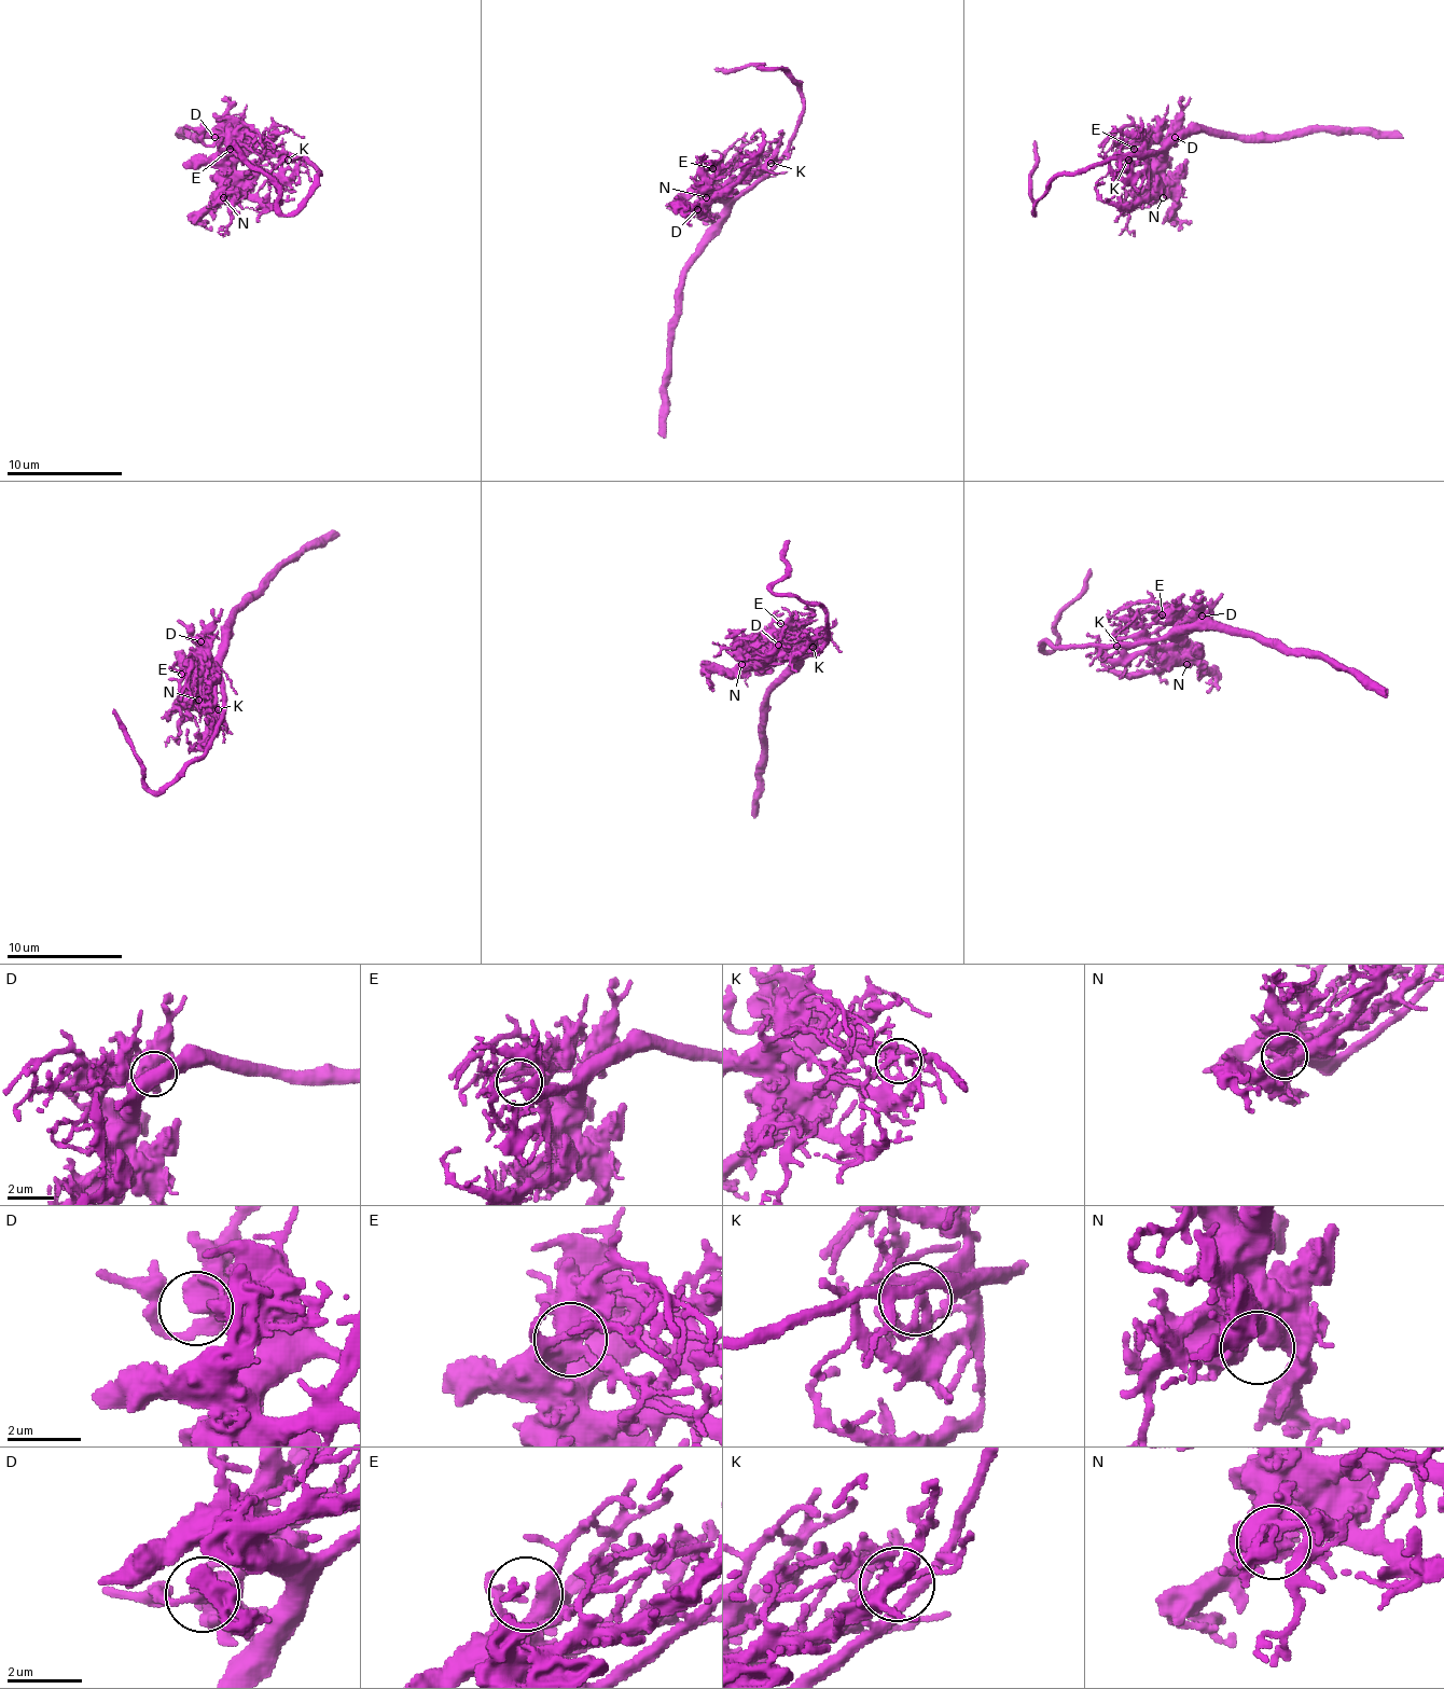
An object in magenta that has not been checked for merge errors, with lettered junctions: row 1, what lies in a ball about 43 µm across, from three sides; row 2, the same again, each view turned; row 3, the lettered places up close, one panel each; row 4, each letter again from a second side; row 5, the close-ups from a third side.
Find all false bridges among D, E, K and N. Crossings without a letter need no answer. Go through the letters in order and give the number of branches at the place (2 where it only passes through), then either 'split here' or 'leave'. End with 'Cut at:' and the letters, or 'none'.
D: 4 branches meet; leave
E: 3 branches meet; leave
K: 3 branches meet; leave
N: 2 branches meet; leave
Cut at: none

